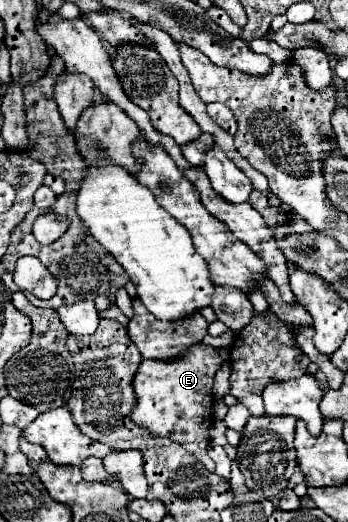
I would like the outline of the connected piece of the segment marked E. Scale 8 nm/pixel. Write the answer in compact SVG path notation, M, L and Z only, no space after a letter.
M192 344L180 360L142 360L132 380L136 392L136 404L132 408L132 420L142 428L148 428L152 436L168 436L194 454L210 472L214 460L206 454L210 444L208 430L212 426L212 382L222 358L216 348L206 344Z

